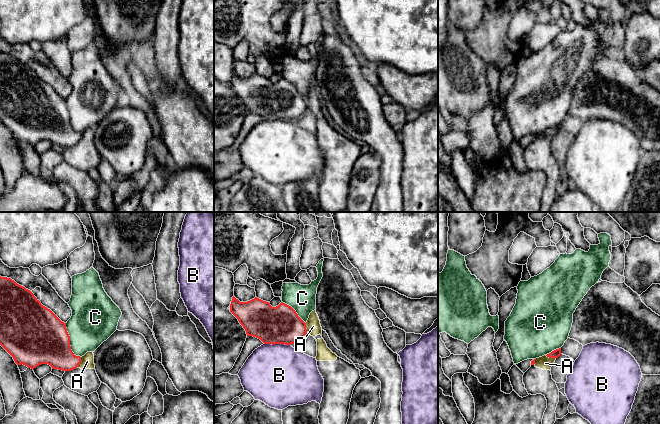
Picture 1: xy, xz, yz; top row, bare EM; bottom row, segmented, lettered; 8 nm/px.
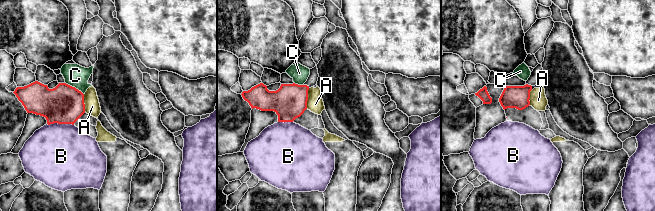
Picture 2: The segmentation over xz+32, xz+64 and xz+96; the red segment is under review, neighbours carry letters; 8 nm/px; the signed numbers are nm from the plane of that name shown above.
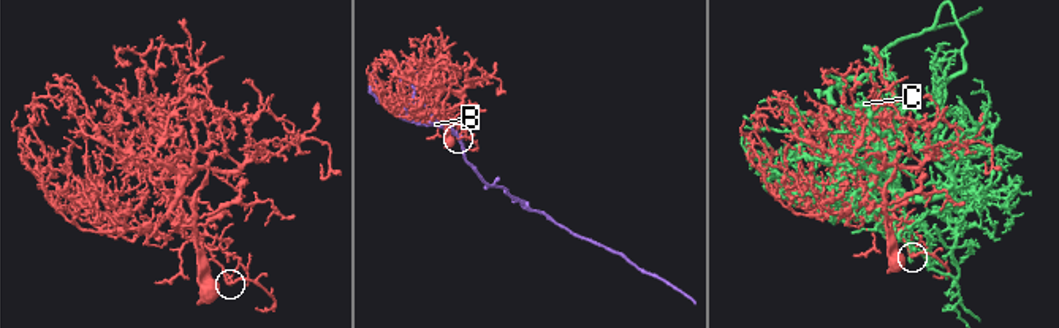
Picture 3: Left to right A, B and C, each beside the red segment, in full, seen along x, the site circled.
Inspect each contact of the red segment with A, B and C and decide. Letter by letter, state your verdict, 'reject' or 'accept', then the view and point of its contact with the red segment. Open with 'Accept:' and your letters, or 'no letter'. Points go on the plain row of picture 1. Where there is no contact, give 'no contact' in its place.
Accept: no letter
A: reject | xy (80, 138)
B: reject | xz (277, 119)
C: reject | xy (69, 117)

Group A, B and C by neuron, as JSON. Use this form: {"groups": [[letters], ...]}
{"groups": [["A"], ["B"], ["C"]]}

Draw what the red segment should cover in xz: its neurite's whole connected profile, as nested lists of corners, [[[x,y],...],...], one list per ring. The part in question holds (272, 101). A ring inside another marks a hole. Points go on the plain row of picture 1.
[[[233,72],[230,88],[243,102],[247,113],[256,113],[264,120],[291,121],[300,118],[308,109],[306,99],[283,78],[272,83],[257,73],[240,78]]]

